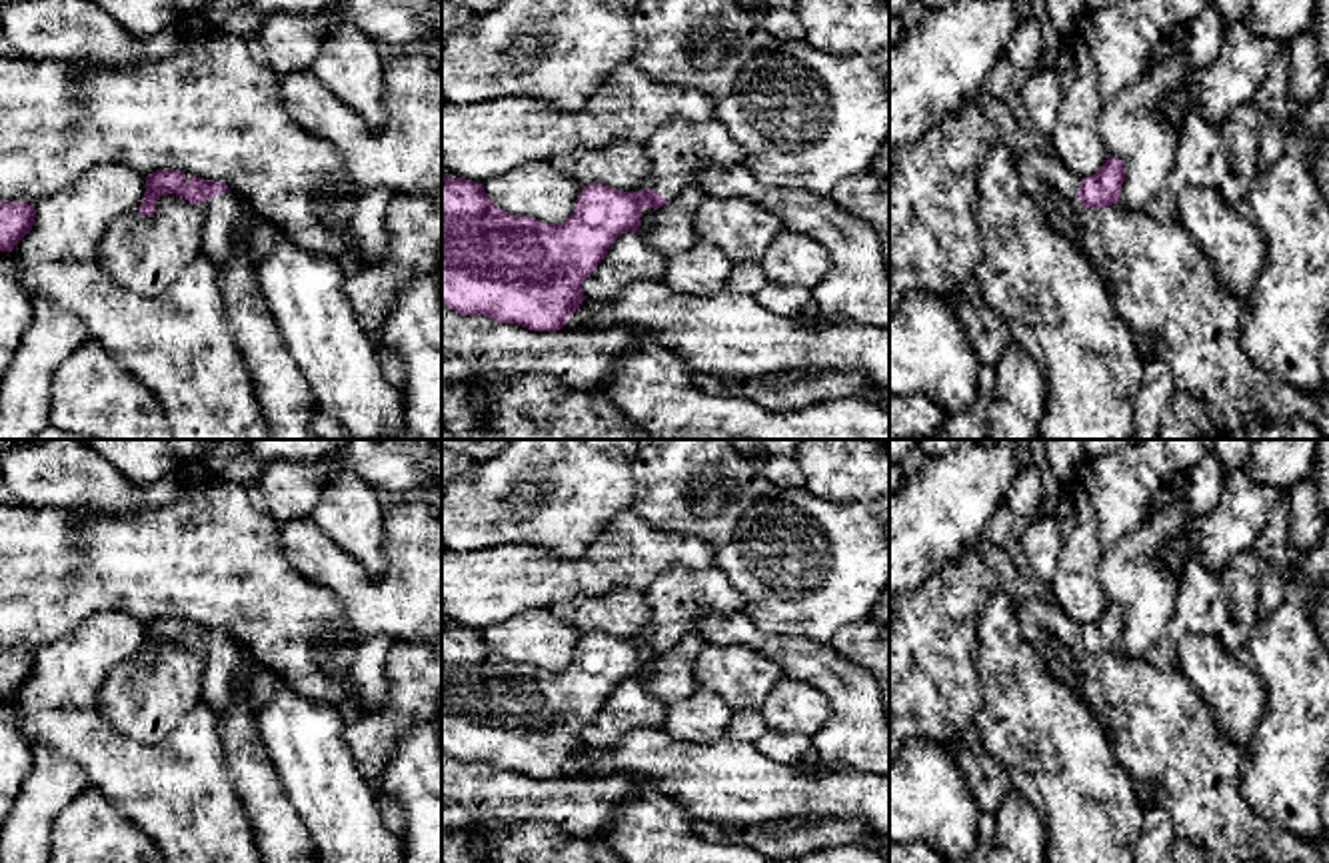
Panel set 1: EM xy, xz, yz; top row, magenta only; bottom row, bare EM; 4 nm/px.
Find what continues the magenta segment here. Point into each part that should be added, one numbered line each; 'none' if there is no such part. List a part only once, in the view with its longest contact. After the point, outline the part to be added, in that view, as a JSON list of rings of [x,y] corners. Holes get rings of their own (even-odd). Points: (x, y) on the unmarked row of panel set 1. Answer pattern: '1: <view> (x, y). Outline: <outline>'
1: xy (226, 666). Outline: [[[232,639],[208,645],[200,649],[198,655],[204,659],[204,701],[220,719],[230,715],[234,689],[238,685],[246,689],[248,703],[256,717],[280,679],[276,671],[250,659]]]

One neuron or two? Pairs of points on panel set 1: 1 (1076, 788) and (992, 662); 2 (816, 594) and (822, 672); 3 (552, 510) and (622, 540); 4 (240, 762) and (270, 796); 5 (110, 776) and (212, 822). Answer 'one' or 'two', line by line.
1: one
2: two
3: two
4: one
5: one

